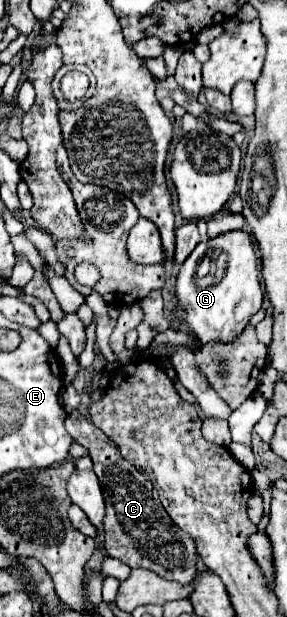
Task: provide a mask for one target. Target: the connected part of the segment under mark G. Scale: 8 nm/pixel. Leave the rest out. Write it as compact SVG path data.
M233 230L199 242L179 270L175 300L177 308L187 318L187 332L197 340L197 344L225 344L237 340L237 336L247 328L251 316L263 304L263 288L249 232Z

